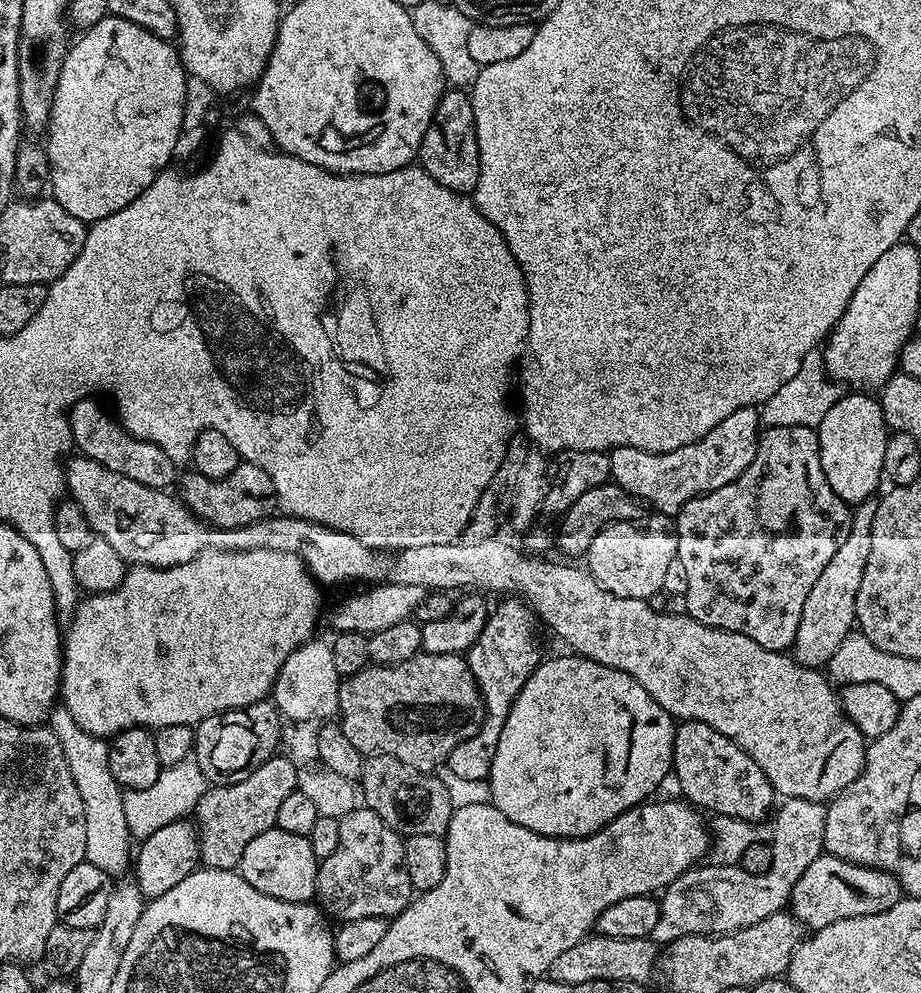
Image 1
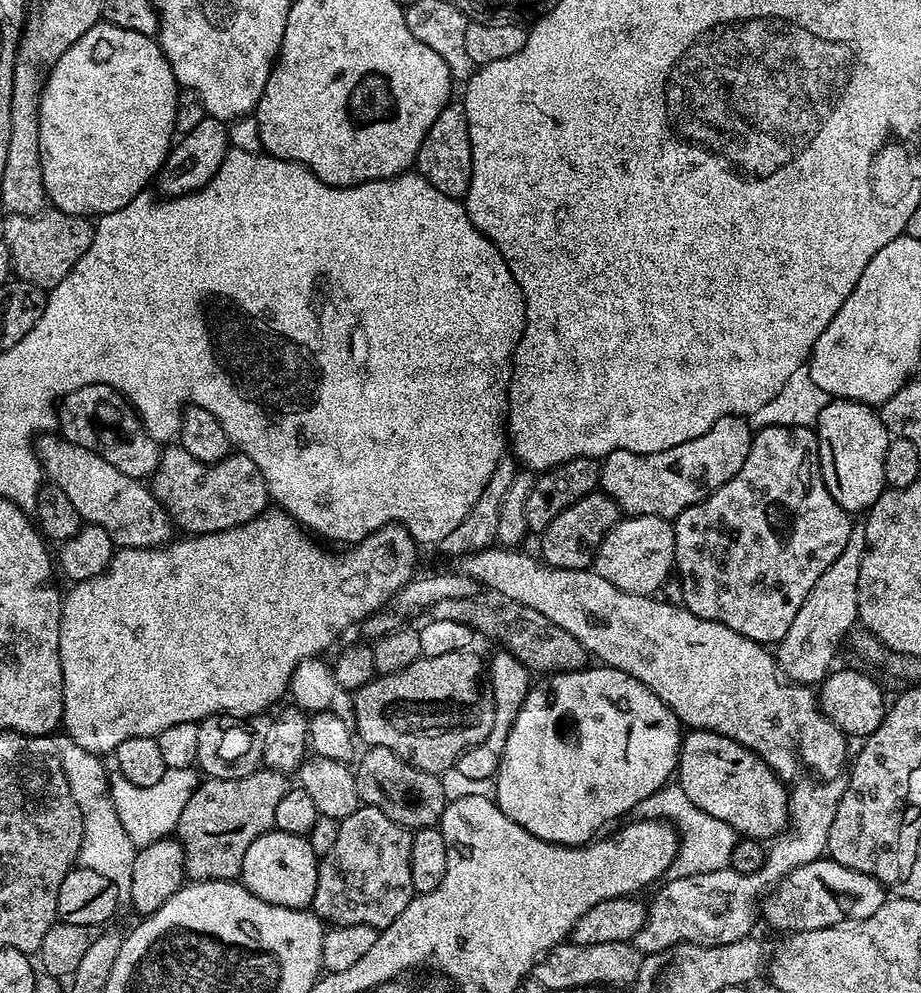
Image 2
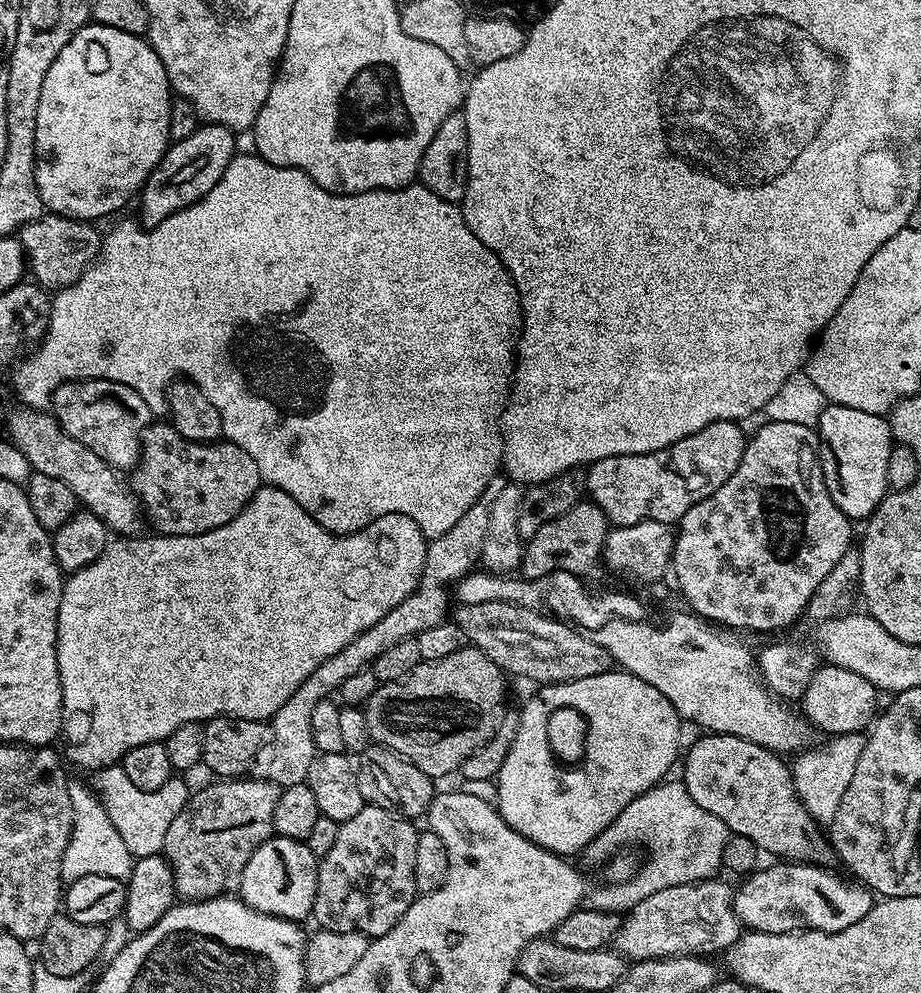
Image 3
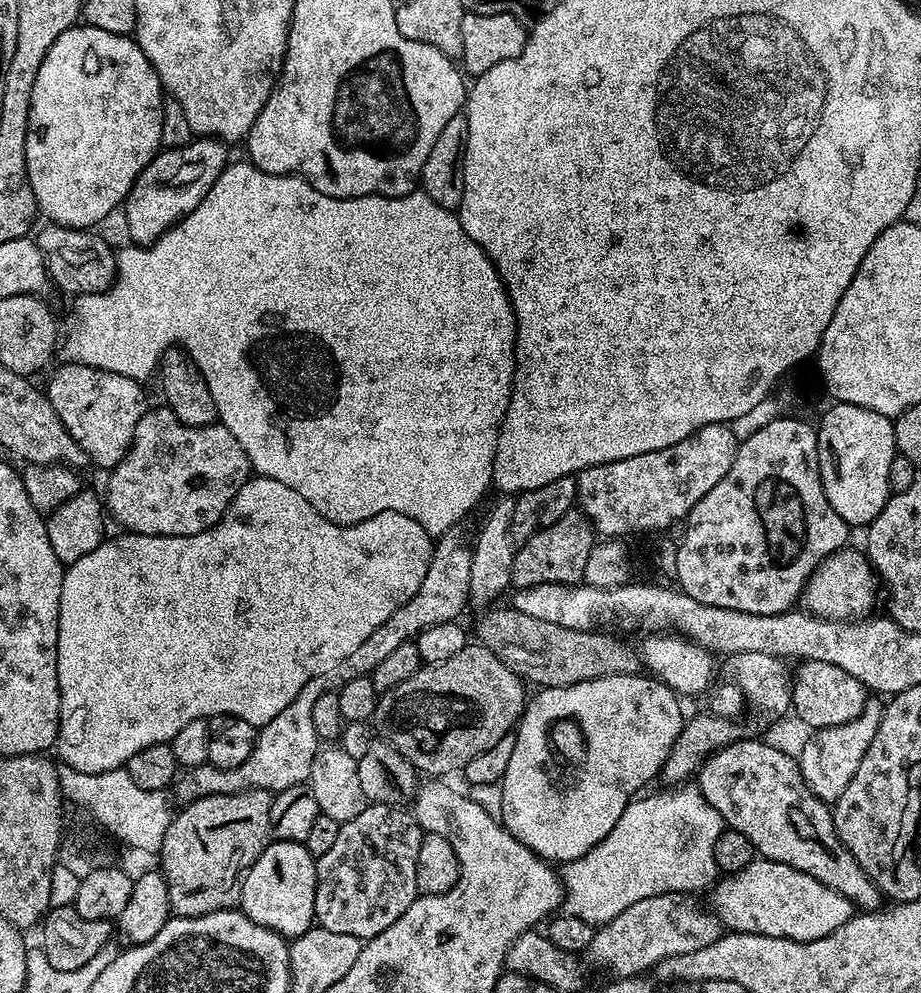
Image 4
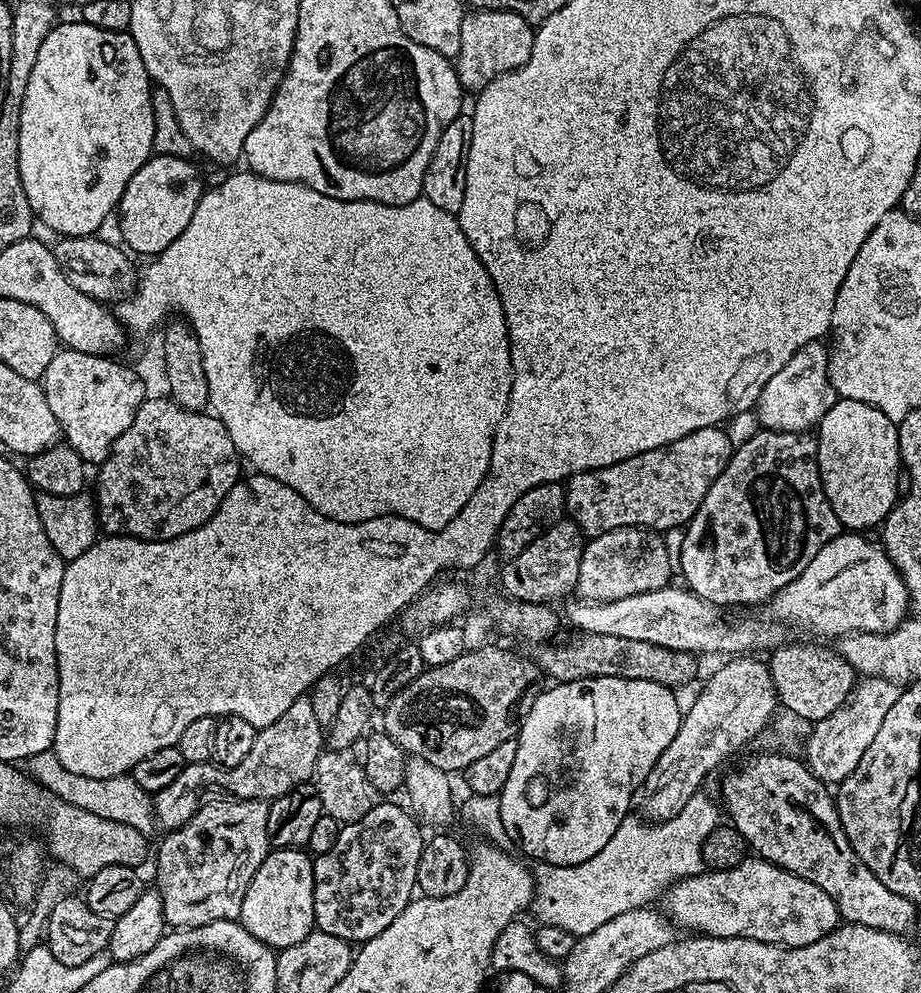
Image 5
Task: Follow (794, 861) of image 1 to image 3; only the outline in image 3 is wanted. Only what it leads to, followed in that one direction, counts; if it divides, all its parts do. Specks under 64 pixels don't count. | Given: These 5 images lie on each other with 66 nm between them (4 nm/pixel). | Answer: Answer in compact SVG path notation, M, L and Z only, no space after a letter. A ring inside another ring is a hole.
M851 732L833 736L827 742L829 744L821 748L812 746L801 751L795 757L797 760L790 764L796 796L812 819L821 826L831 825L834 814L838 814L838 802L842 802L842 794L846 794L846 786L850 786L850 778L854 778L854 766L858 766L858 758L862 758L865 737L859 732ZM720 878L698 881L696 884L671 886L644 898L628 909L614 941L615 951L629 961L661 960L667 956L711 957L711 952L727 953L734 941L742 934L742 925L732 908L733 885L723 884Z

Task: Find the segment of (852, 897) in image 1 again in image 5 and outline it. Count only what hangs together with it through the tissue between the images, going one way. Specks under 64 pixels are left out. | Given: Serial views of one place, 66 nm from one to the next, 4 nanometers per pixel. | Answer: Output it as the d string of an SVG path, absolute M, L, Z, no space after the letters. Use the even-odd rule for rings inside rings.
M747 858L733 869L703 870L696 876L672 883L664 889L663 900L664 915L681 929L690 928L686 930L705 936L750 938L767 944L782 944L786 948L810 946L810 942L818 942L823 936L830 935L841 923L840 911L836 909L834 898L830 898L826 890L814 886L814 882L806 878L798 878L782 870L777 864L759 858Z

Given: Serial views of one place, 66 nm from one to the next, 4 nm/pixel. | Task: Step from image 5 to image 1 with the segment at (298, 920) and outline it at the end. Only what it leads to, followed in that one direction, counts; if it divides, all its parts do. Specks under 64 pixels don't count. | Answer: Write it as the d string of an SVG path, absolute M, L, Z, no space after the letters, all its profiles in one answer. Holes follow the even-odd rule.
M274 827L258 834L240 859L239 873L262 894L295 904L309 903L316 895L316 870L318 861L314 850L310 850L307 836L286 834L286 830Z

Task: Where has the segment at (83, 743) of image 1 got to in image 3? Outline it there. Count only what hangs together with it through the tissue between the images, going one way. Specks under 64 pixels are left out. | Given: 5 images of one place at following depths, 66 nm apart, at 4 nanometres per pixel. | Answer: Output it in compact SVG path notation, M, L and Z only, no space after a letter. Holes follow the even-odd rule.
M76 778L69 779L68 789L72 807L72 833L66 846L66 854L62 854L61 881L71 882L78 878L86 878L86 874L102 874L102 878L118 878L127 882L132 873L134 858L130 850L126 850L122 834L114 830L114 824L110 822L102 802L85 781L83 784Z

